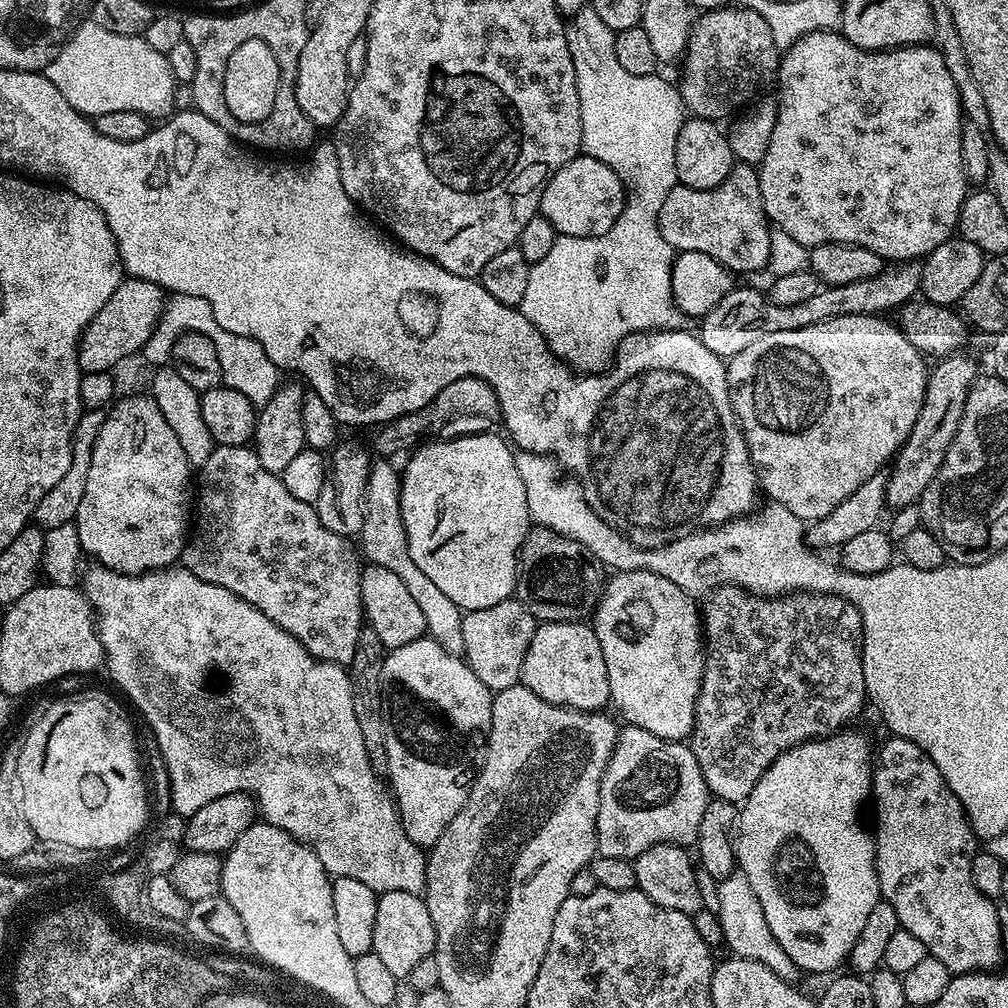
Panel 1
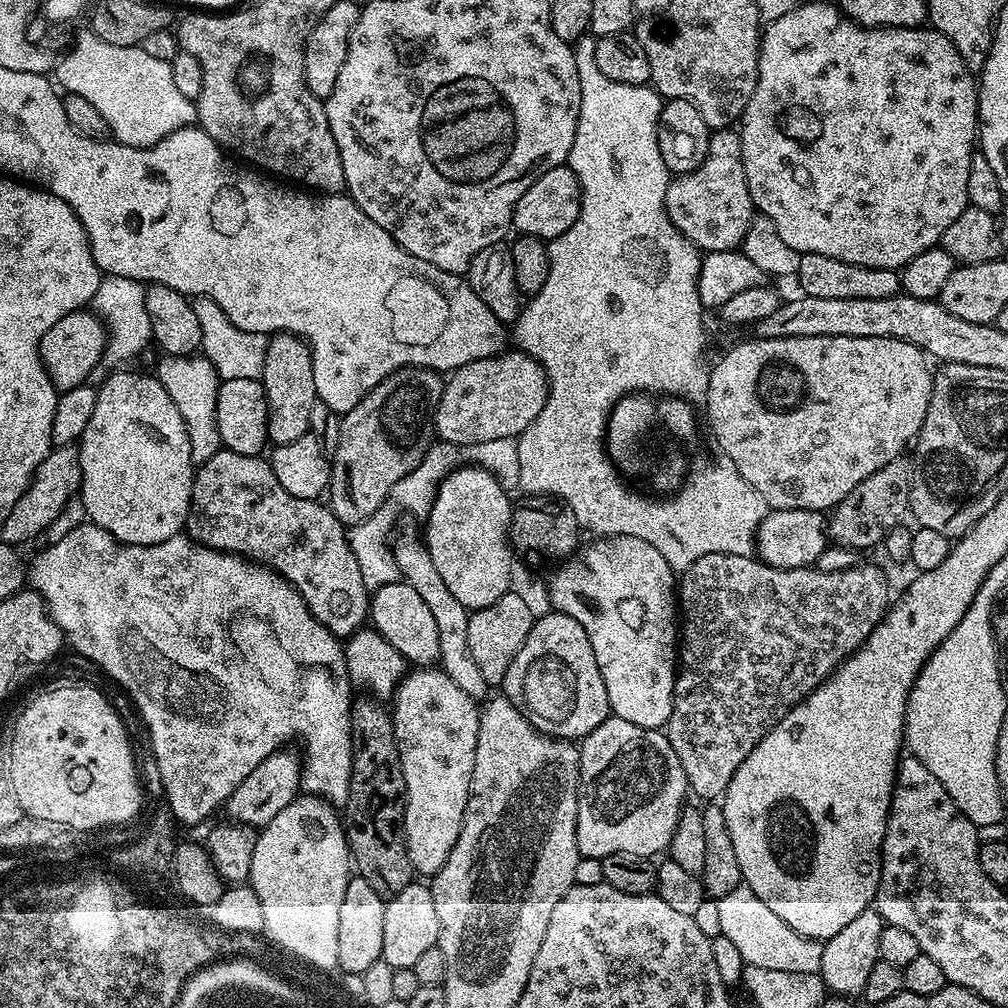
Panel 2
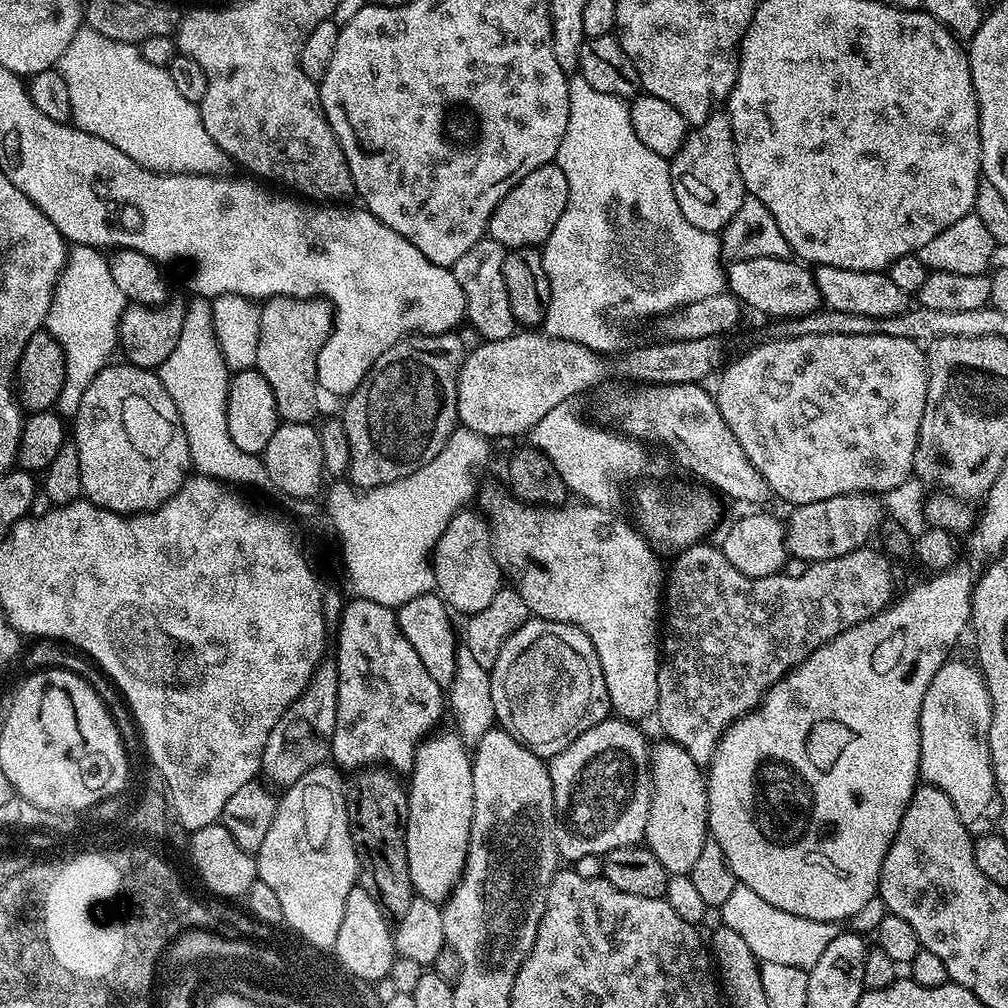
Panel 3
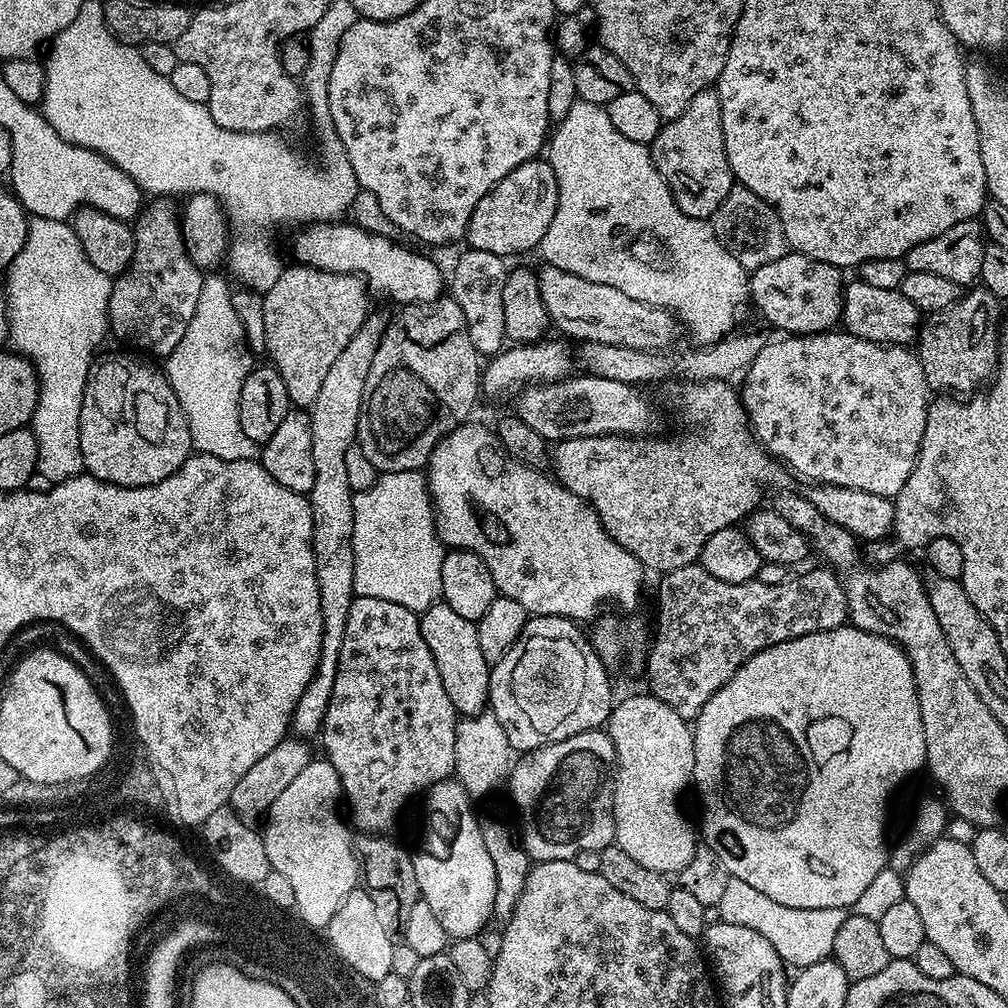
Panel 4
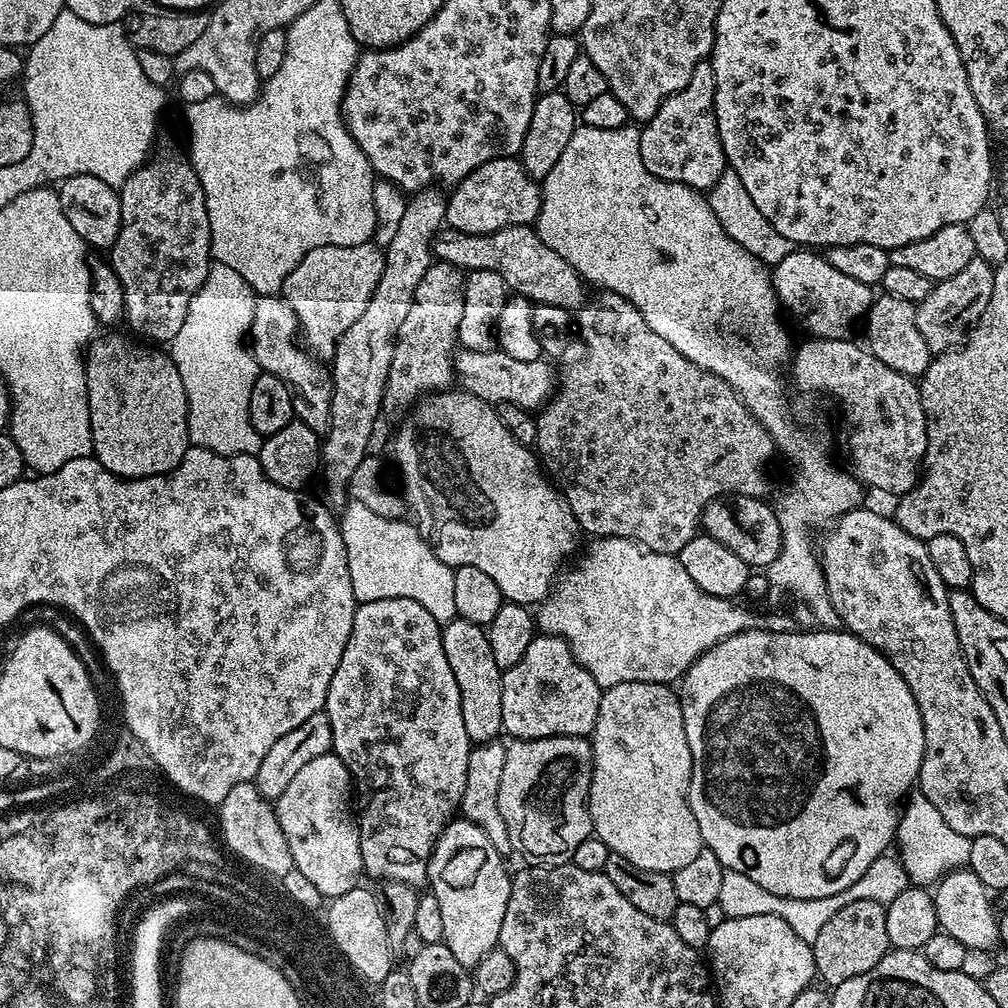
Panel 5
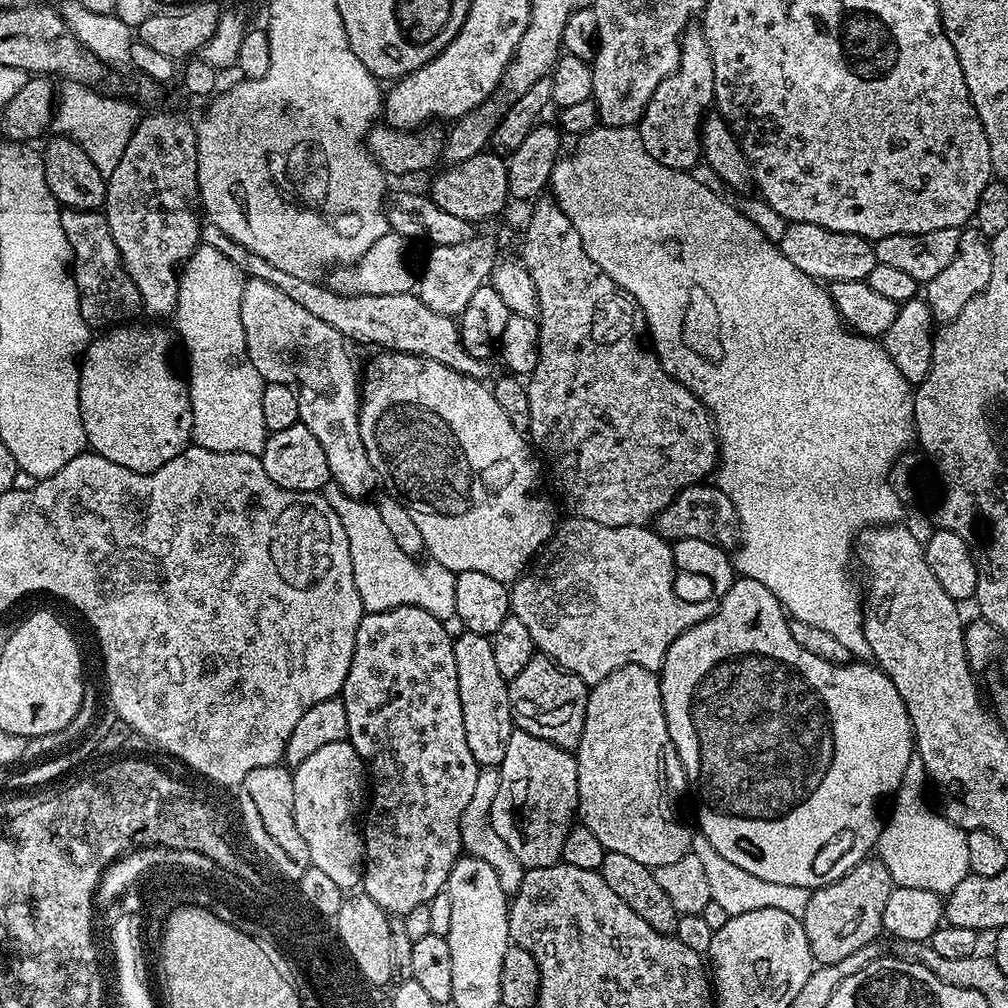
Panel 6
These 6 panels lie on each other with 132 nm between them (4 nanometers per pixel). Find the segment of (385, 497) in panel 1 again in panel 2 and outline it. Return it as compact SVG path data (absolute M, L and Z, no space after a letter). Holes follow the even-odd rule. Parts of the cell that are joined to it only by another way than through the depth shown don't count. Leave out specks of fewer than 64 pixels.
M404 532L400 537L398 536L391 545L396 570L404 583L414 586L414 590L418 590L418 595L426 601L426 606L430 606L434 622L438 625L438 642L440 643L438 667L440 671L445 672L464 693L473 698L481 698L480 696L484 695L487 697L490 686L486 682L486 678L482 678L482 673L478 671L478 665L474 662L470 651L470 641L466 635L470 627L470 609L462 606L462 602L458 602L458 598L454 598L454 594L450 594L446 582L442 582L442 574L438 574L437 568L434 567L434 562L430 558L427 548L424 547L421 537L417 533L415 536L412 532Z

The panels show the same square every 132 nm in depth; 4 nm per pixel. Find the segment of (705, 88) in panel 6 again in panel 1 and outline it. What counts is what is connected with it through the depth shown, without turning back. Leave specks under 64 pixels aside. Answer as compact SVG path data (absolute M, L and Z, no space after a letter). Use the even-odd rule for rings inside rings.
M733 163L726 182L712 190L694 190L677 186L666 194L658 214L662 238L677 253L710 254L723 268L733 274L767 269L772 228L764 203L760 173L751 164Z

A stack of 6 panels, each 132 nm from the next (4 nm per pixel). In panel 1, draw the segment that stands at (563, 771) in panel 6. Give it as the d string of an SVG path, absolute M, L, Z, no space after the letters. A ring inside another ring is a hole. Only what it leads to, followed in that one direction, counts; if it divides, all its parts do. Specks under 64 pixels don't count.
M621 727L610 762L600 779L600 806L596 823L596 846L599 855L635 861L636 857L650 850L650 846L695 845L709 799L710 793L702 778L702 770L687 743L663 740L650 734L650 730Z

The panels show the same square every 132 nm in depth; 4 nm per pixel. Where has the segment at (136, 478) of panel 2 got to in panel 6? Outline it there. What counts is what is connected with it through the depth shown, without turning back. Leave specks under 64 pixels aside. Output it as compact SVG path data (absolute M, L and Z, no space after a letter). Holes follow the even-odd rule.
M129 322L123 326L109 328L103 334L91 341L88 347L84 349L84 355L80 361L80 389L78 390L78 398L80 399L80 413L82 414L82 426L86 430L86 438L88 439L87 447L95 452L97 456L102 458L110 458L110 462L118 462L118 466L126 466L126 470L134 470L135 472L153 472L162 466L166 466L166 462L170 462L170 458L174 458L181 450L189 447L192 440L192 403L190 402L190 394L188 393L188 381L183 375L180 376L172 369L172 340L174 344L174 336L171 331L167 332L164 328L159 328L159 323L140 324L141 322Z

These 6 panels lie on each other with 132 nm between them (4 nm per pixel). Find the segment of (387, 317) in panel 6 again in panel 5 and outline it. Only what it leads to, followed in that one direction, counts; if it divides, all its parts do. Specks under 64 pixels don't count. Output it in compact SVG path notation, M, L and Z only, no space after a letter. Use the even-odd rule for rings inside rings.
M460 348L454 357L454 376L463 391L482 398L487 404L513 404L529 410L539 410L552 398L558 376L552 373L551 363L541 358L534 362L521 362L499 350L466 350Z

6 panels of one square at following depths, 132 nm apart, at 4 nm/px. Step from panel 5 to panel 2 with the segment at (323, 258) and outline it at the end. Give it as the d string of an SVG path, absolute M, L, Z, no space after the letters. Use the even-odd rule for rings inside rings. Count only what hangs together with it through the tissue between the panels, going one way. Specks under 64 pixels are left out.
M277 332L266 346L262 383L268 403L268 439L273 445L294 442L309 435L310 410L316 401L312 351L299 336Z

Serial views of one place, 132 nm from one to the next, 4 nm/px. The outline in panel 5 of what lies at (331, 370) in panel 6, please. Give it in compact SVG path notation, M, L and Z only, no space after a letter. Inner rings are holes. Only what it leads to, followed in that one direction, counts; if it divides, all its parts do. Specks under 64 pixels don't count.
M283 295L257 296L256 305L254 306L254 318L252 319L252 325L248 327L247 334L252 357L256 360L261 372L269 372L278 378L282 378L282 382L286 382L288 387L291 388L292 411L295 419L301 420L306 426L310 426L310 430L314 430L317 434L323 434L328 431L328 423L330 422L332 373L308 351L307 347L302 346L301 341L298 339L300 331L300 322L294 314L294 310L290 310L290 306L285 302Z

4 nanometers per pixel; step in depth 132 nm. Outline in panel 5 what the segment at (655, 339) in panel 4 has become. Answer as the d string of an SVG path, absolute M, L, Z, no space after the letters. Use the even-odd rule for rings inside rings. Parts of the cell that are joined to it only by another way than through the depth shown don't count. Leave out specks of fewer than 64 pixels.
M523 224L510 226L490 234L468 234L453 228L445 227L436 233L432 242L435 259L442 264L449 264L465 273L474 270L494 270L502 274L506 286L517 296L524 296L533 305L549 304L567 310L579 310L589 299L586 281L580 273L562 258L562 254L554 254L542 238L538 238L535 227Z

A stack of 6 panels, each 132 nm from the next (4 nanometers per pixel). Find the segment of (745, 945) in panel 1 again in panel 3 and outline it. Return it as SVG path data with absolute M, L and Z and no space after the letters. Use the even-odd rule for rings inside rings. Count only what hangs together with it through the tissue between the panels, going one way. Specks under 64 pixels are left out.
M737 883L736 889L730 893L730 898L720 907L724 919L724 927L739 934L746 946L761 962L782 962L785 966L798 966L805 970L814 966L818 958L826 951L826 946L838 938L842 931L837 921L818 922L814 918L802 918L798 914L786 914L786 910L778 910L778 906L770 906L766 898L761 898L750 890L750 886Z

